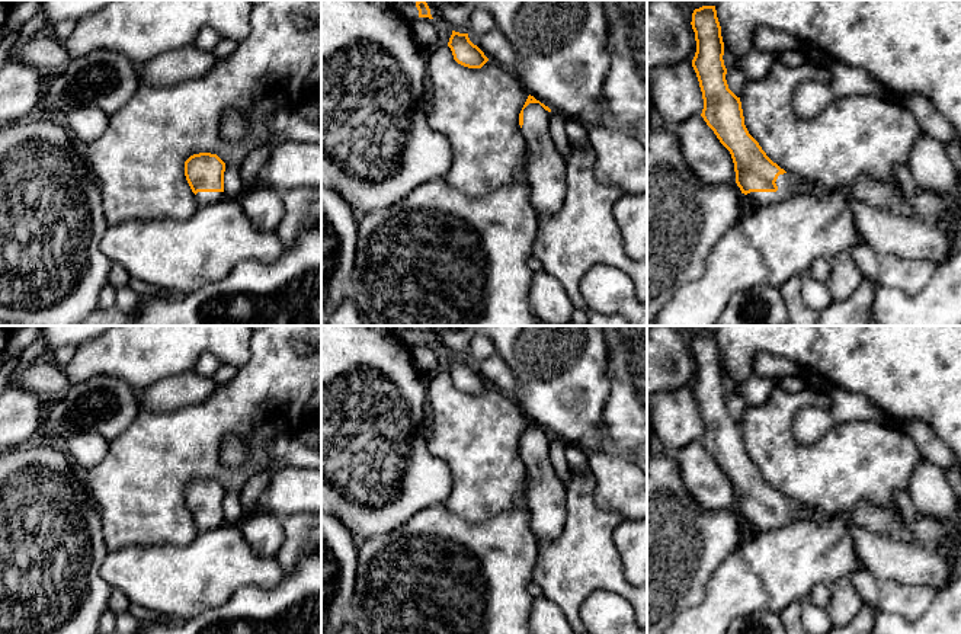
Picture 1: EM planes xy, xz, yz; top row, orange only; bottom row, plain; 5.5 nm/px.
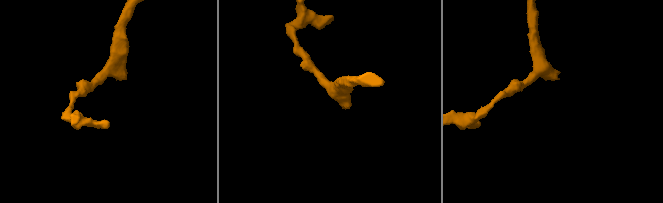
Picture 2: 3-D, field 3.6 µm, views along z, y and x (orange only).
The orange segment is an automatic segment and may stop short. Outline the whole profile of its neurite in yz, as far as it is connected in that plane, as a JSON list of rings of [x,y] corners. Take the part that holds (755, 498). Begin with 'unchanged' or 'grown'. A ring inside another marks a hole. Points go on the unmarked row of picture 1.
grown | [[[715,332],[695,334],[691,350],[696,366],[692,393],[704,425],[701,442],[730,477],[741,519],[752,522],[759,531],[771,531],[800,519],[824,523],[843,516],[856,555],[878,583],[894,580],[910,586],[932,586],[938,592],[949,585],[954,579],[952,567],[944,553],[916,545],[906,535],[869,532],[848,521],[846,513],[829,515],[816,510],[773,489],[749,460],[740,423],[728,414]]]

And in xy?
grown | [[[211,478],[190,481],[185,487],[185,502],[199,531],[224,525],[225,489]]]

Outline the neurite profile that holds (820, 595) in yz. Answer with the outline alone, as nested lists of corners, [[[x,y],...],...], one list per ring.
[[[819,583],[814,586],[810,599],[813,601],[813,603],[816,603],[817,606],[827,606],[829,605],[829,599],[830,599],[830,590],[829,586],[826,586],[824,583]]]

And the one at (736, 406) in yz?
[[[731,393],[730,396],[727,396],[725,406],[727,406],[728,414],[737,423],[740,423],[741,419],[743,419],[743,413],[744,413],[746,407],[747,407],[744,400],[737,393]]]

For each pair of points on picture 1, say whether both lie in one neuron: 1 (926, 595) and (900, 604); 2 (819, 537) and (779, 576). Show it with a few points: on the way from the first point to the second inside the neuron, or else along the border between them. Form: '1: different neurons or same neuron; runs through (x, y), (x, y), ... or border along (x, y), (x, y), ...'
1: same neuron; runs through (921, 598), (906, 601)
2: same neuron; runs through (809, 547), (790, 566)

